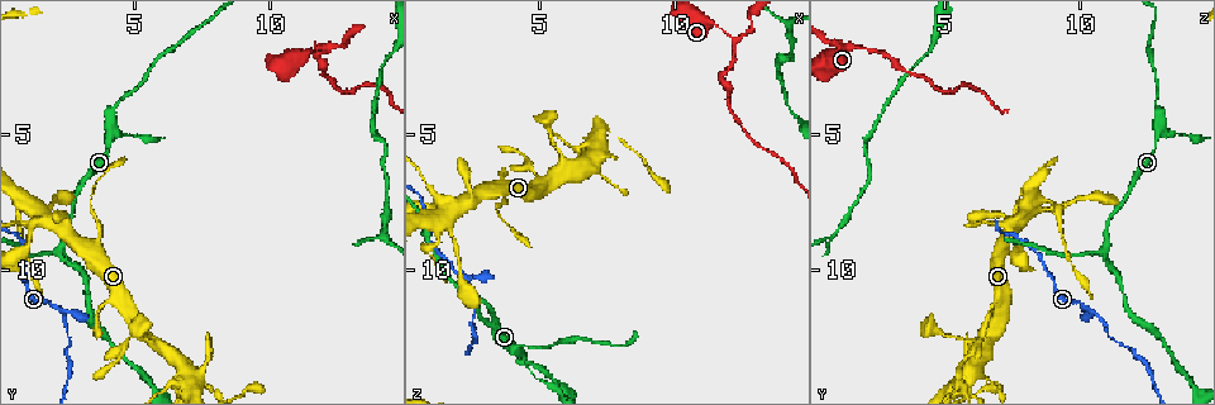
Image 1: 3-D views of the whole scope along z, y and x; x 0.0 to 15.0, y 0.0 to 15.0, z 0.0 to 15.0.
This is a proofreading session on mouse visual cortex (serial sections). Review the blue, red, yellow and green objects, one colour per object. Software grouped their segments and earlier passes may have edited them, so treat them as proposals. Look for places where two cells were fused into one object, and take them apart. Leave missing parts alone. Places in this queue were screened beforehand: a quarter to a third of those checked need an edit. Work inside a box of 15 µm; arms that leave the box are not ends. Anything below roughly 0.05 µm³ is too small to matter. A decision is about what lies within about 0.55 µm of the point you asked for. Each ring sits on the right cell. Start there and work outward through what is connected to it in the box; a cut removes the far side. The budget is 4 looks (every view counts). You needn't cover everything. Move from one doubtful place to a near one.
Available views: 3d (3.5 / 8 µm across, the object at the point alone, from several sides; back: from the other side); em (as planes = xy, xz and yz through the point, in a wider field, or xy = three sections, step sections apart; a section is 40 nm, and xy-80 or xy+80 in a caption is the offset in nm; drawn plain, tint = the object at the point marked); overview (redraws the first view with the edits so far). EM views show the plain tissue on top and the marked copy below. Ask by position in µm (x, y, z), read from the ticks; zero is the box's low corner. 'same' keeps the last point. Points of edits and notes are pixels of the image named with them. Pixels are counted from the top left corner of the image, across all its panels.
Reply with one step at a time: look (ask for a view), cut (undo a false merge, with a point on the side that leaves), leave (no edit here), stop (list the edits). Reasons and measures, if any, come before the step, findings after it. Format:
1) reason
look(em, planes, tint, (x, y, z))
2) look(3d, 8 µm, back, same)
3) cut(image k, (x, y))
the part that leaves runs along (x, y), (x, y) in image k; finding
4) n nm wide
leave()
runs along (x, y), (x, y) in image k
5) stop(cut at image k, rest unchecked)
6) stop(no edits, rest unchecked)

abrupt turn
look(3d, 3.5 µm, (12.3, 1.7, 1.5))

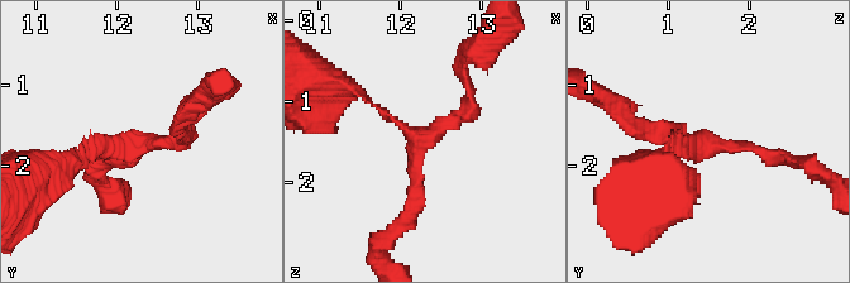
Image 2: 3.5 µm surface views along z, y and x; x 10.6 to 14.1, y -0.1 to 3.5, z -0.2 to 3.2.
3 arms; arms of 100, 200, 200 nm; now the EM
look(em, xy, step 5, tint, (12.25, 1.75, 1.50))

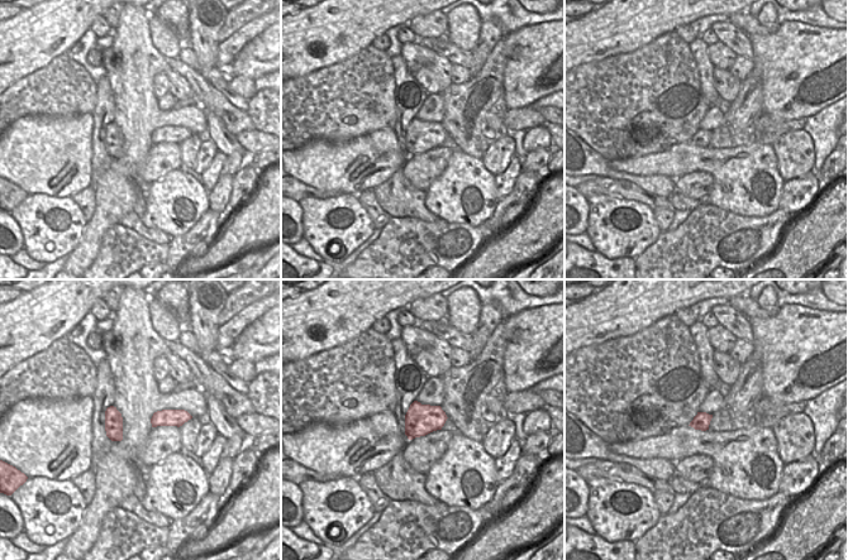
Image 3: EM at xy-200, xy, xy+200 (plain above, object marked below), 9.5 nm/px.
leave()
one cell here

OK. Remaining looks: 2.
thick turns thin
look(3d, 3.5 µm, (3.5, 9.2, 7.1))

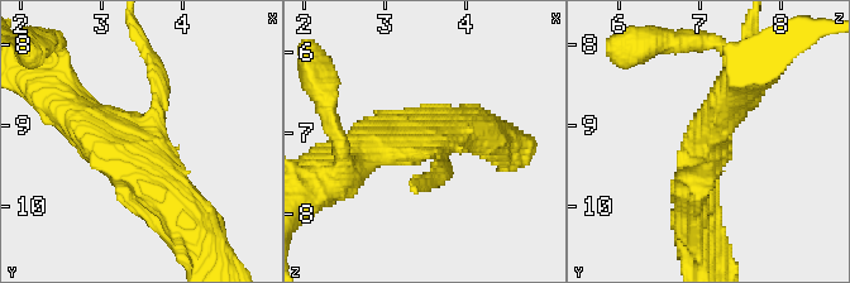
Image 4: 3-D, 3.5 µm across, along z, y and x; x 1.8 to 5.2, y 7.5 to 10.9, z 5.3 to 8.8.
3 arms; arms of 150, 500, 500 nm
look(em, xy, step 1, tint, (3.45, 9.25, 7.10))

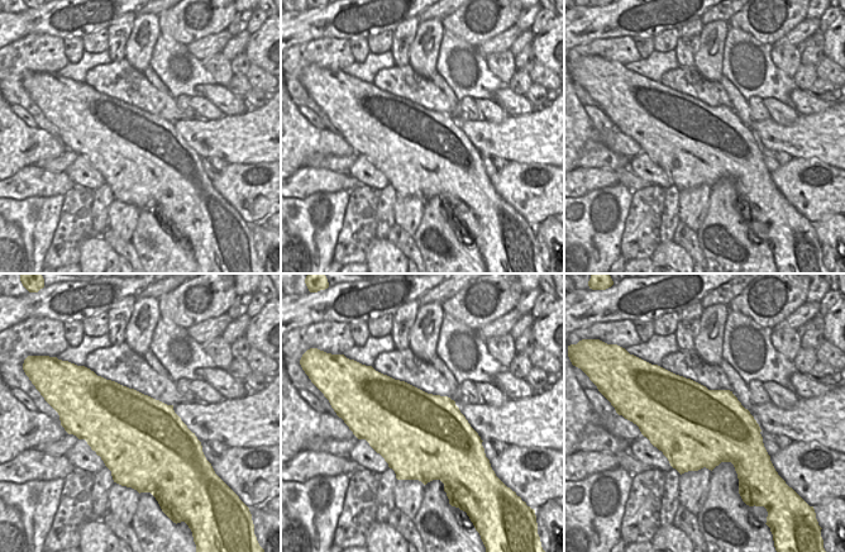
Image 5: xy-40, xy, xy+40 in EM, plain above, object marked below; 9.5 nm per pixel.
leave()
runs along (186, 217), (96, 137), (66, 101) in image 4; one cell here

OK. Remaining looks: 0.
stop(no edits, rest unchecked)

